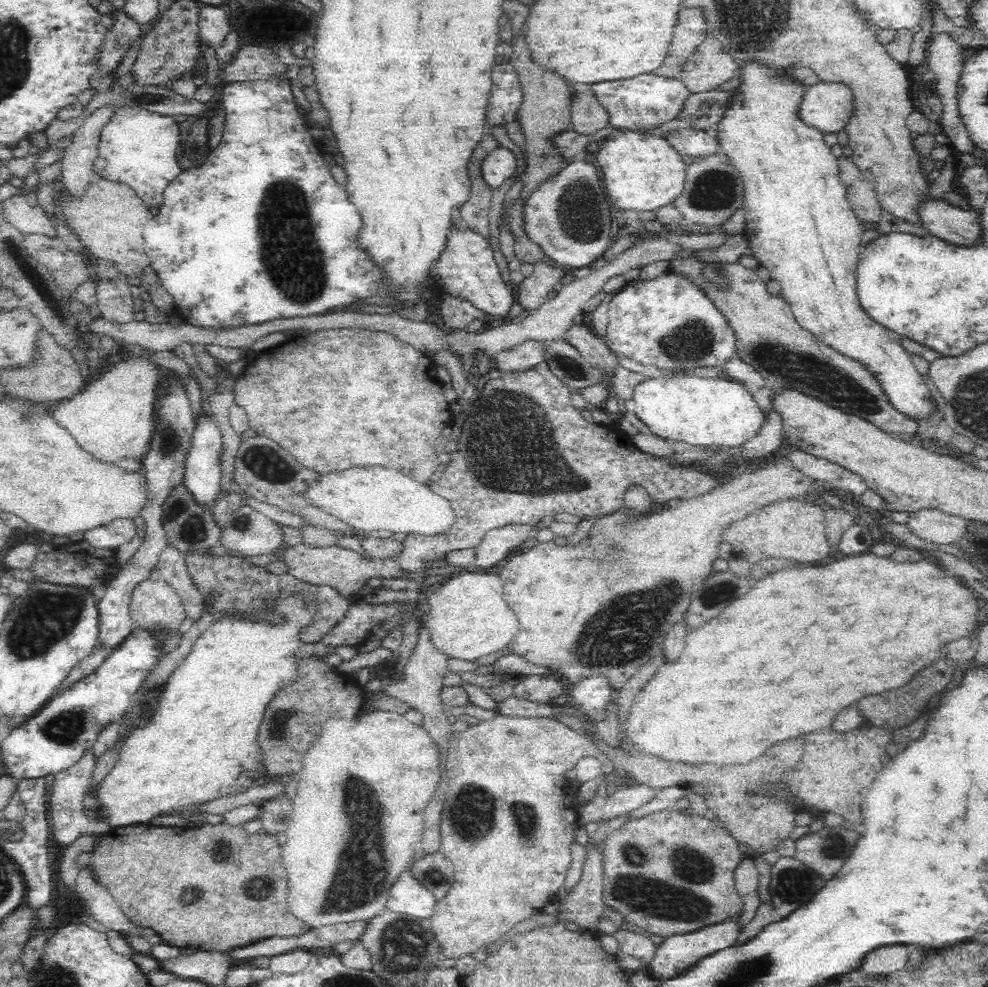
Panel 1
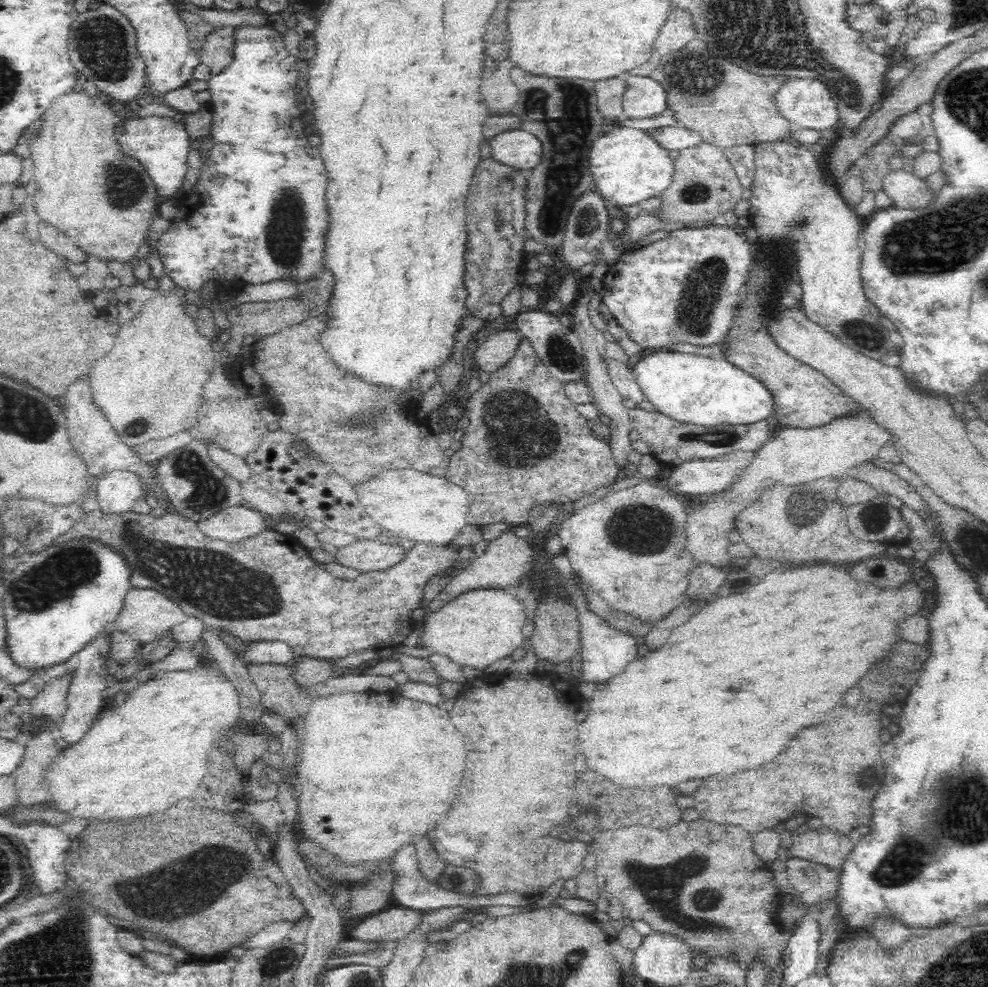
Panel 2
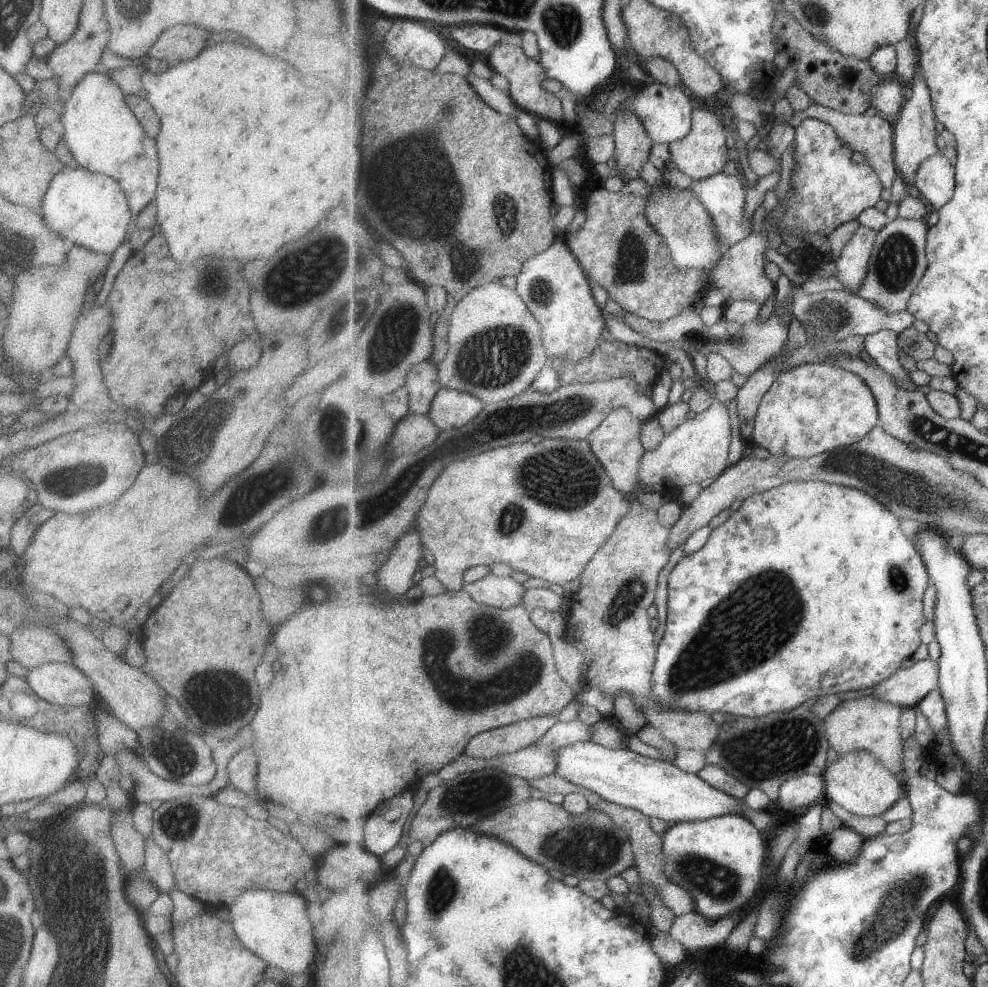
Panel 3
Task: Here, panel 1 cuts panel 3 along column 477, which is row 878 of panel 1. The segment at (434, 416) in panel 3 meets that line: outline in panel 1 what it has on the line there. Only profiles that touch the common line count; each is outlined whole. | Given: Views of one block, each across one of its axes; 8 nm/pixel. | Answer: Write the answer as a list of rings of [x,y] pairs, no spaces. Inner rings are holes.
[[[416,851],[408,861],[407,867],[396,877],[389,890],[387,909],[403,915],[428,918],[437,914],[438,900],[412,873],[413,865],[422,860],[425,854]]]

